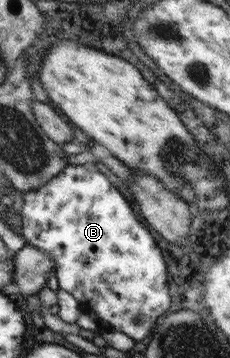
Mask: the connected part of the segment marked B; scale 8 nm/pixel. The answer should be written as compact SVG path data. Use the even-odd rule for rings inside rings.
M66 165L62 173L35 191L23 193L23 238L26 244L42 250L54 262L60 289L70 292L83 311L92 312L110 329L120 330L134 341L150 334L158 318L170 308L166 264L148 228L136 218L128 200L124 198L100 171L86 166Z

